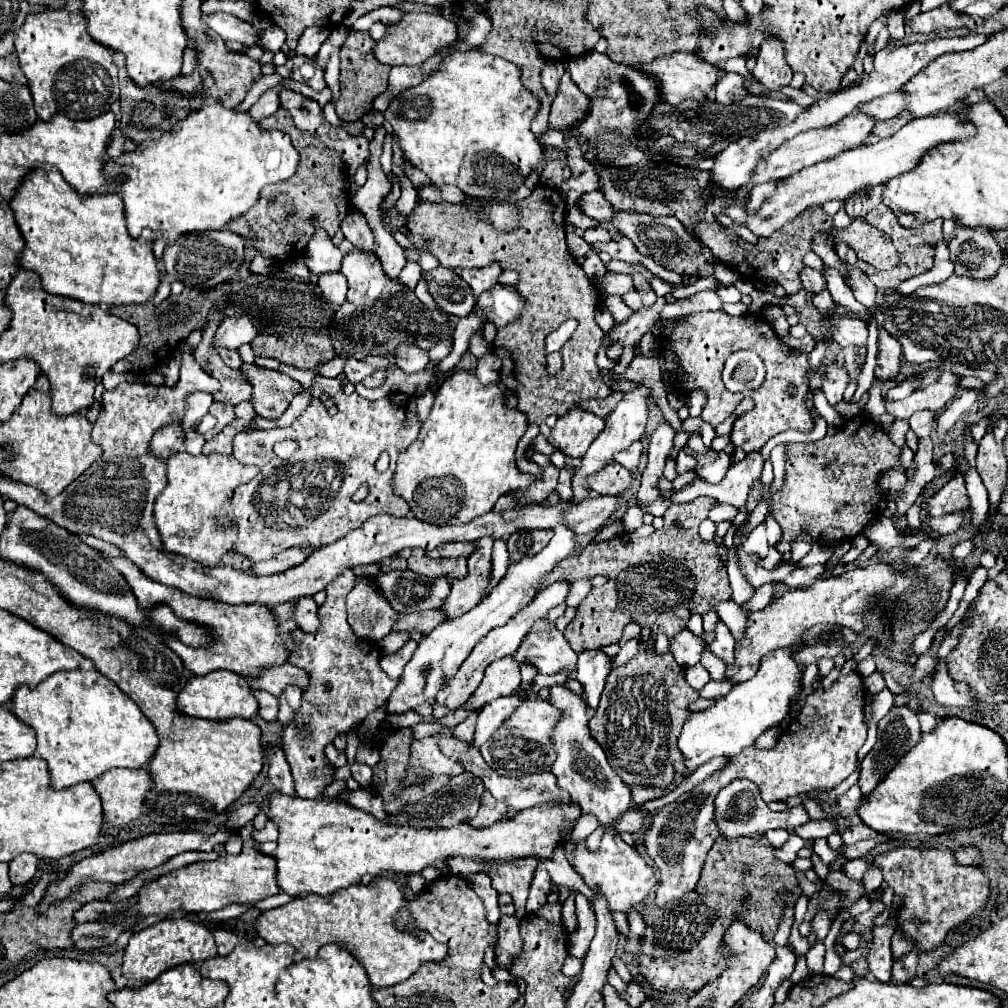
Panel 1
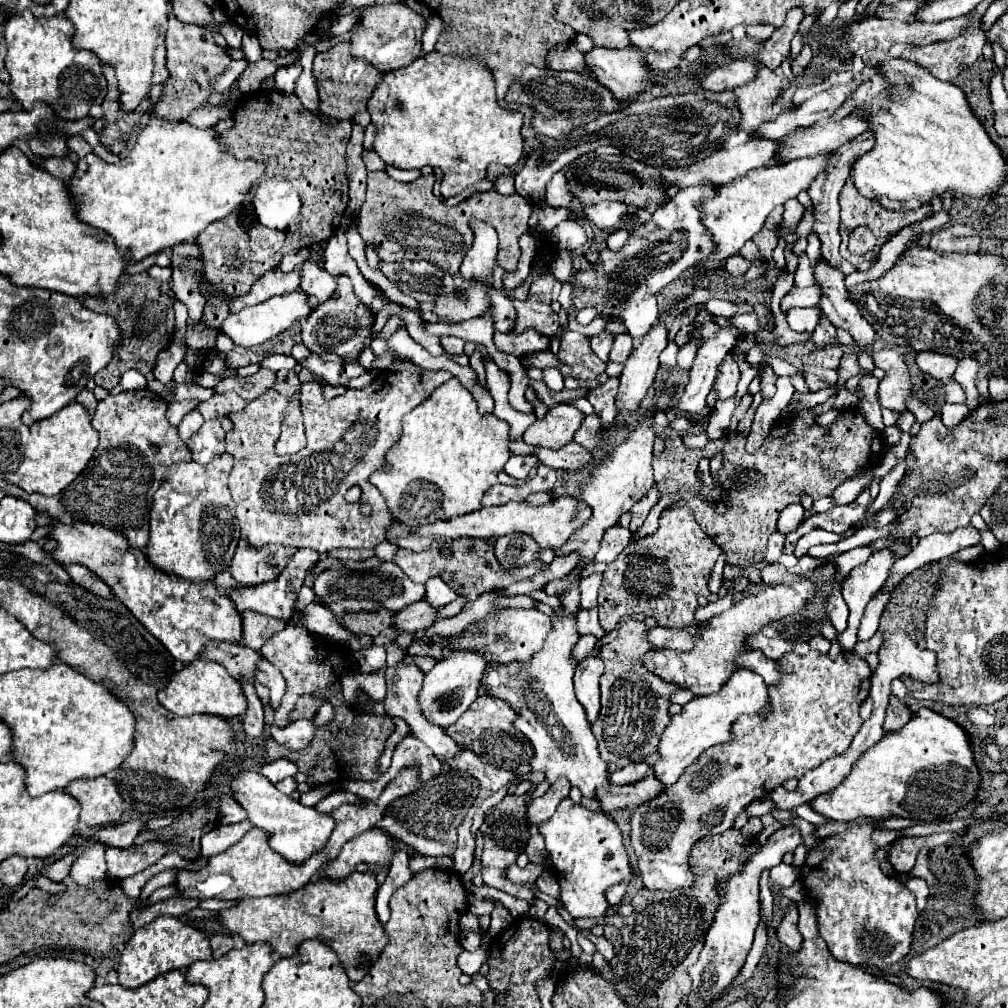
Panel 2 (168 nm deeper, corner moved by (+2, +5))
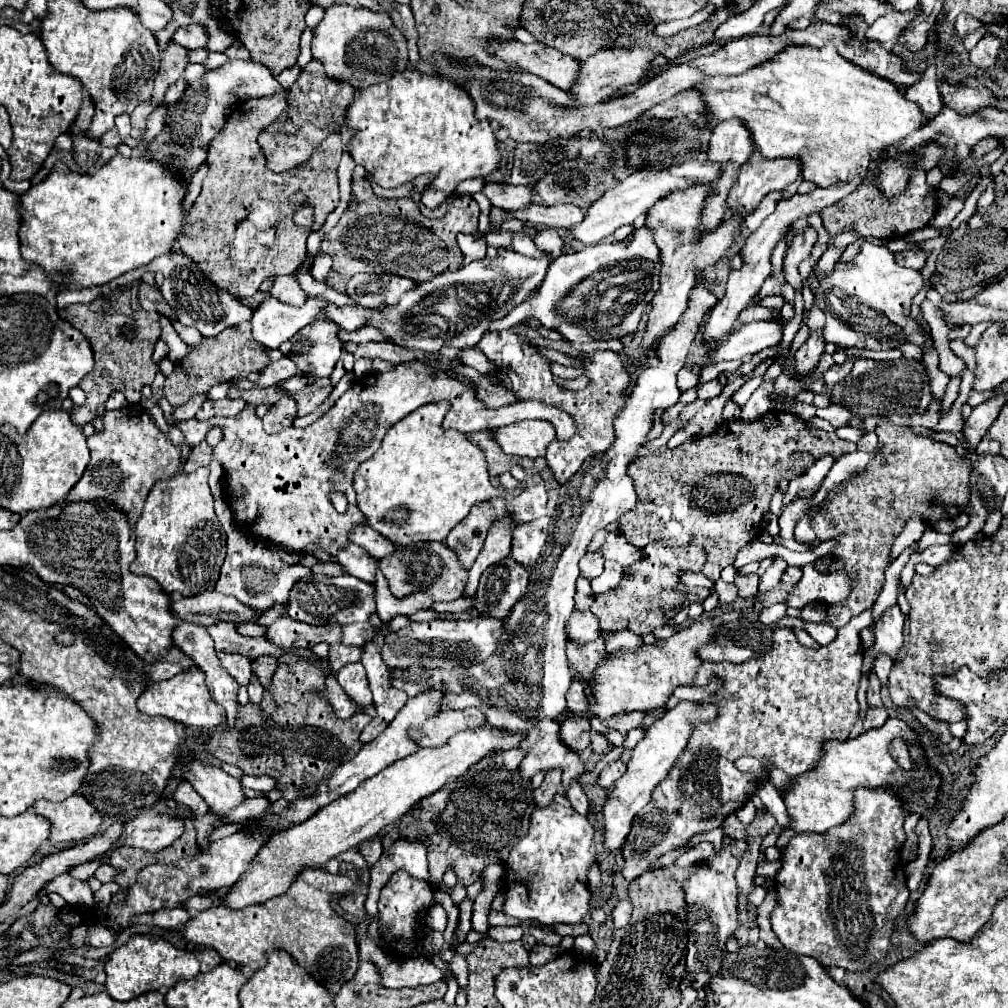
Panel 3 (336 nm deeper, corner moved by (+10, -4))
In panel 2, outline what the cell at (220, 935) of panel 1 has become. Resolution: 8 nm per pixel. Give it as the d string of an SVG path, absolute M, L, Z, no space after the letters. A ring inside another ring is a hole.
M218 933L218 935L212 935L212 937L210 937L210 945L212 945L214 957L220 957L220 955L228 953L228 951L234 947L234 941L232 941L230 935Z

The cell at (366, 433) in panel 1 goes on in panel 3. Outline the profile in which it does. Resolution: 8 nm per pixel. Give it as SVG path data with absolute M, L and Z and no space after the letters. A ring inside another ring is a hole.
M420 360L402 362L392 372L370 374L364 380L356 380L354 386L348 392L344 392L340 396L340 400L324 416L320 416L314 424L310 424L306 428L288 428L288 430L282 430L280 434L266 434L262 428L262 420L256 416L254 404L246 404L246 408L234 418L210 418L210 420L202 420L202 422L192 418L188 422L180 422L178 426L182 428L185 440L192 446L196 446L197 442L202 442L212 426L222 428L224 436L222 436L220 444L214 448L212 460L218 460L222 470L224 470L222 484L226 488L226 498L228 498L230 510L234 514L234 520L240 526L244 524L250 534L260 536L262 540L266 540L270 544L286 546L286 548L292 548L300 554L312 554L316 550L324 550L324 552L336 556L338 550L342 550L350 544L348 534L352 532L352 528L366 522L366 518L362 518L362 512L356 506L356 496L354 496L354 488L352 488L352 480L354 480L358 466L362 462L366 462L378 450L378 446L382 444L382 438L390 426L394 426L398 420L402 420L404 416L408 416L410 412L420 408L422 404L438 402L438 400L448 400L452 404L450 414L446 414L444 426L456 428L456 430L466 432L466 434L486 430L486 428L508 426L512 422L520 422L526 418L540 418L540 420L552 422L556 432L558 432L560 442L570 440L574 430L578 430L574 426L574 418L570 418L570 414L566 414L564 410L556 410L554 406L546 406L542 402L528 400L528 402L516 402L512 406L504 406L498 410L486 408L466 384L462 384L460 380L448 378L442 370L438 372ZM334 492L342 492L344 496L348 496L348 510L344 514L336 512L336 508L330 500L330 496Z

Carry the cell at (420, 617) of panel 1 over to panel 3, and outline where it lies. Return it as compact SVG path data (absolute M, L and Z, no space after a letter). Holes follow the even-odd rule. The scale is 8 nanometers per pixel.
M290 616L278 618L268 626L266 638L282 648L312 648L318 642L334 644L342 640L340 624L318 624L310 626L306 622L294 622Z

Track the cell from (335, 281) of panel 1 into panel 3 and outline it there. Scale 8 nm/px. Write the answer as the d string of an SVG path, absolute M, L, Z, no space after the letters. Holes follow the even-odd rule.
M288 274L288 276L278 276L270 294L274 298L278 298L280 302L284 304L290 304L290 306L304 306L306 304L306 298L310 298L298 284L296 276L294 274Z

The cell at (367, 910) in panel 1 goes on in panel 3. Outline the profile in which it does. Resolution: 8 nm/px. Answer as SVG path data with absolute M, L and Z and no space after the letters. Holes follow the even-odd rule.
M308 868L296 878L286 894L242 910L212 906L190 918L182 934L194 944L218 950L226 962L232 960L236 966L250 966L254 970L260 970L260 966L266 964L268 950L286 950L300 966L322 982L332 996L336 996L342 984L354 978L360 964L356 928L332 908L334 896L348 894L352 884L354 880L348 876Z

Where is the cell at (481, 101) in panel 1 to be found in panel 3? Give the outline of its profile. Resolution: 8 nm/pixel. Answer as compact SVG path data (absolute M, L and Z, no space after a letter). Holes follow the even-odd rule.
M420 70L396 72L386 82L360 90L348 106L346 126L356 130L356 136L350 140L350 154L354 162L362 164L382 188L396 188L420 174L430 174L430 184L420 198L420 202L430 210L438 208L460 182L476 176L488 176L498 170L502 160L494 128L490 126L490 120L476 118L470 94L466 94L466 90L462 90L456 82L424 74Z

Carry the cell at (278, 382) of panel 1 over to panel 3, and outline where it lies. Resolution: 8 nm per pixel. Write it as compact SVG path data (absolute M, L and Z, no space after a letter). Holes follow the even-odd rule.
M282 396L280 398L282 404L278 406L278 402L268 410L268 414L262 418L264 420L264 430L270 434L276 434L280 430L286 430L294 424L296 420L296 412L298 412L298 404L292 396ZM278 408L278 410L274 410ZM274 410L274 412L272 412Z

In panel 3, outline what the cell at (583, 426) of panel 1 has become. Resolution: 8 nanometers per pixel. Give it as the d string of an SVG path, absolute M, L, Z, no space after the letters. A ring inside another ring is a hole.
M522 420L498 428L494 438L506 454L540 458L546 454L548 444L556 440L556 430L550 426L550 422Z

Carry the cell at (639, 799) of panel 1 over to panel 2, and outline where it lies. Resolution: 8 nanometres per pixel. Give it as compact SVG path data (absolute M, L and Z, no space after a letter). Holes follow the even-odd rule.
M630 763L622 769L616 769L612 775L610 775L610 781L612 785L628 785L628 783L634 783L642 777L646 777L650 773L650 765L646 763Z

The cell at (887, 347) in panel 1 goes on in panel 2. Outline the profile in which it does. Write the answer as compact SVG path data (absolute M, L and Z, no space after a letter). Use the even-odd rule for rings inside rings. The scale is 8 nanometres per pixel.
M820 259L814 265L814 285L822 287L822 297L818 307L832 321L834 327L846 329L858 347L870 349L874 343L874 329L860 315L860 309L854 301L850 301L850 293L844 287L844 273L830 267L826 259Z

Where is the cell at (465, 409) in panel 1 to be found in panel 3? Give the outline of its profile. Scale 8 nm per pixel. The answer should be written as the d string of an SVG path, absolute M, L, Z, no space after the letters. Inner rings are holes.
M432 402L420 406L400 422L396 422L384 436L380 450L360 464L354 476L354 488L358 496L358 508L368 518L368 524L392 540L398 546L408 546L410 542L420 540L436 540L442 542L448 532L468 516L470 508L476 502L486 502L490 498L506 496L502 488L492 486L486 466L486 456L480 446L474 446L460 430L448 430L442 426L444 414L450 410L448 402Z

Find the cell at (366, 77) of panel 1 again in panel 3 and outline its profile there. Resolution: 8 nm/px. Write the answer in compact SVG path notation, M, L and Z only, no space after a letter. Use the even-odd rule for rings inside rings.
M310 60L288 90L288 110L282 112L280 118L258 138L258 144L262 146L268 160L268 168L274 172L284 172L306 162L312 156L314 148L328 134L340 130L340 126L344 124L346 106L350 106L350 102L354 100L354 92L356 88L348 86L346 82L334 82L326 78L322 62Z

